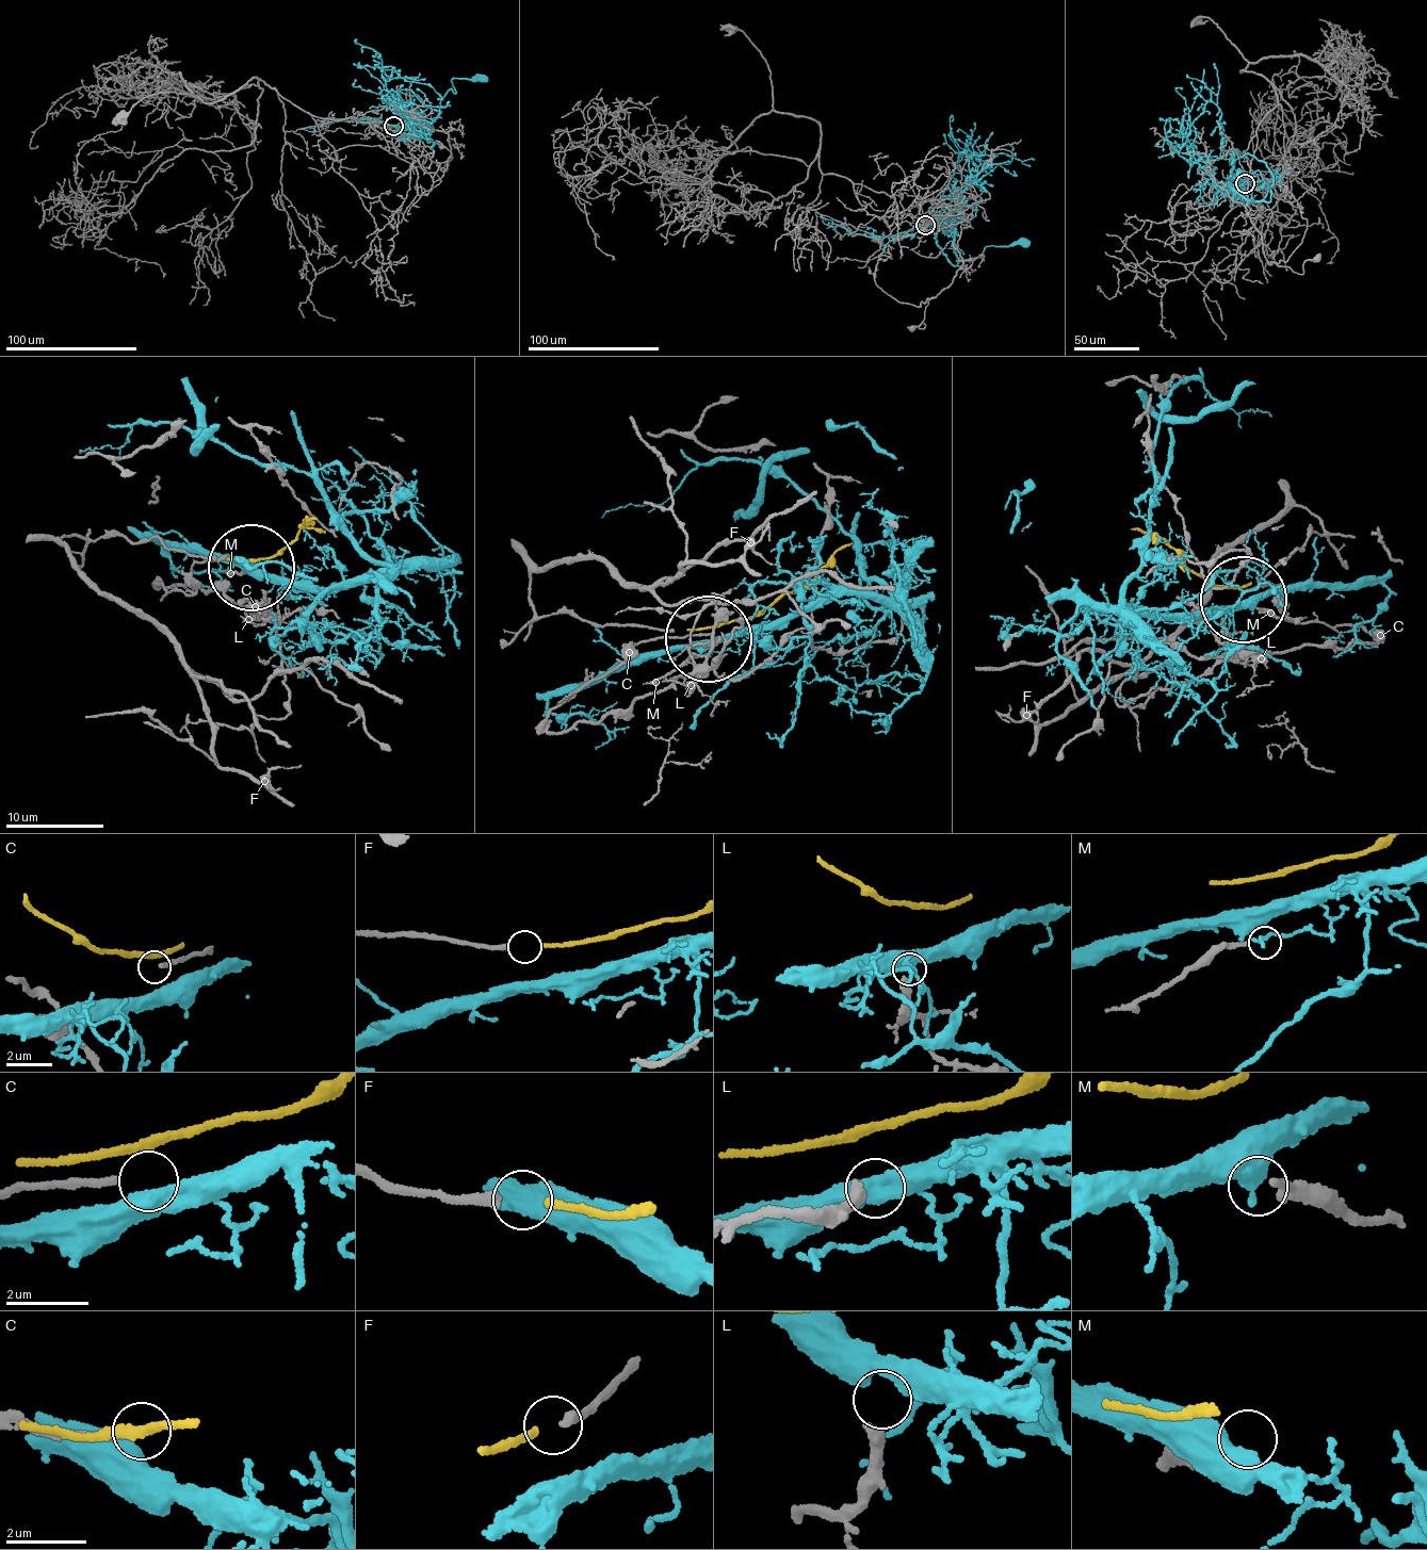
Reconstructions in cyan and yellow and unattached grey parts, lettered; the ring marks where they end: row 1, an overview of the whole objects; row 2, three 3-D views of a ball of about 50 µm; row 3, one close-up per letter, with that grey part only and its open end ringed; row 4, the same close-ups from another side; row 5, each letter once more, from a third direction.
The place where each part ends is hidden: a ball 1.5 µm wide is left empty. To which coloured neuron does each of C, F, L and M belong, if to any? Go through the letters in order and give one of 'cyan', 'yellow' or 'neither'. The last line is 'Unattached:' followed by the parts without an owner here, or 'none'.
C: neither
F: yellow
L: cyan
M: neither
Unattached: C, M

